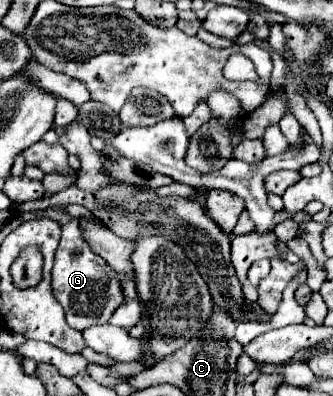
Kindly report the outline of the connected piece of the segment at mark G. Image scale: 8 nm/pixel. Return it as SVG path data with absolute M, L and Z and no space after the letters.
M62 207L46 209L42 213L36 213L34 217L54 219L62 227L62 237L56 249L56 259L54 259L54 269L52 269L52 293L56 301L64 307L68 325L78 331L84 331L86 327L92 327L92 325L104 325L114 313L114 309L124 301L120 283L116 281L114 271L102 257L98 257L88 247L88 243L82 239L78 219L66 215Z

